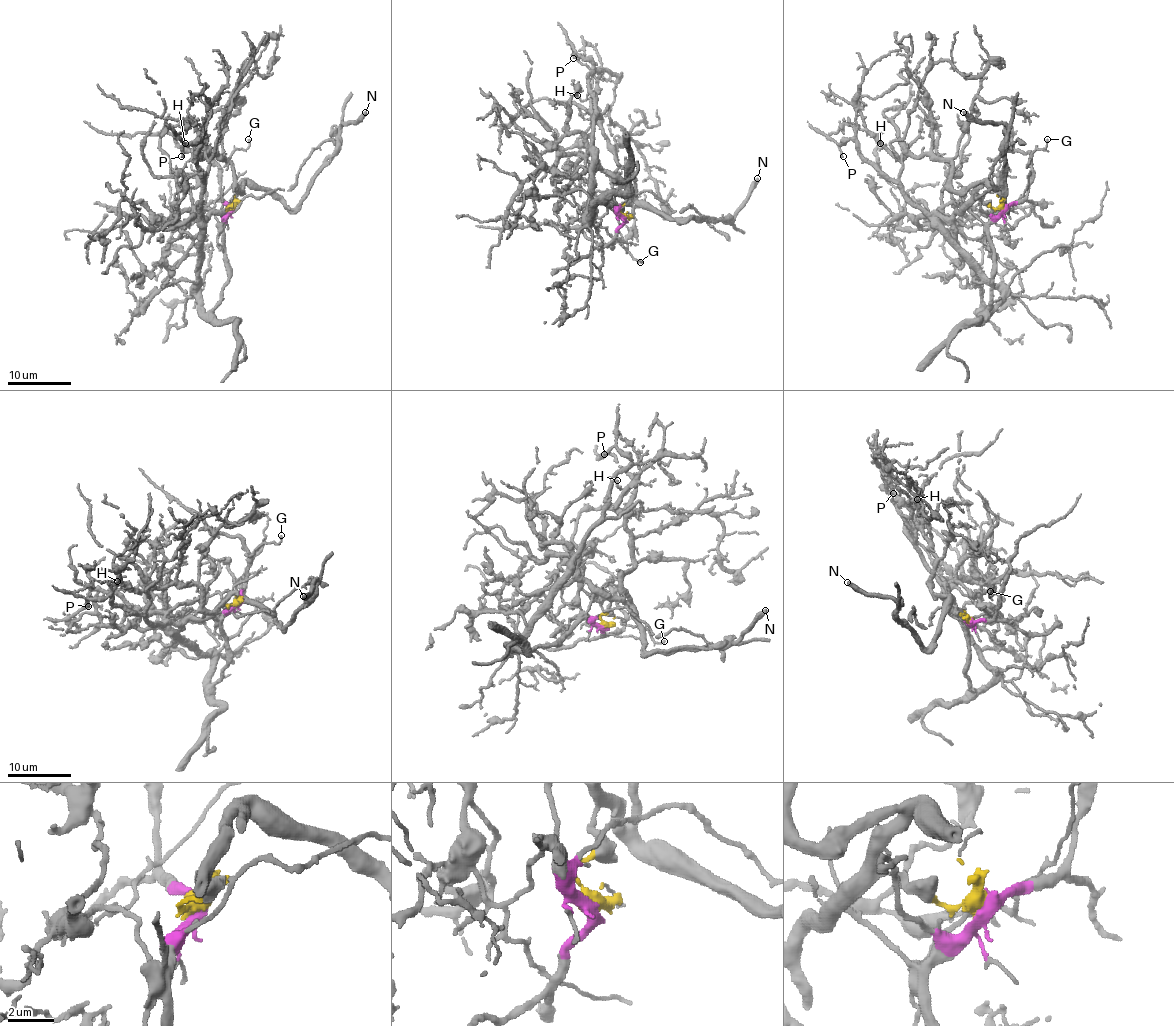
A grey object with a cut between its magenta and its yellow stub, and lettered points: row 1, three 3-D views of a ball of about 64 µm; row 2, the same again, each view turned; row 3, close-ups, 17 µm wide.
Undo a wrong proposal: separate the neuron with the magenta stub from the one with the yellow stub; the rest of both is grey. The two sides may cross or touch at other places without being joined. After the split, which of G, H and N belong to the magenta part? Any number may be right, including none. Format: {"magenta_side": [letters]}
{"magenta_side": ["G"]}

